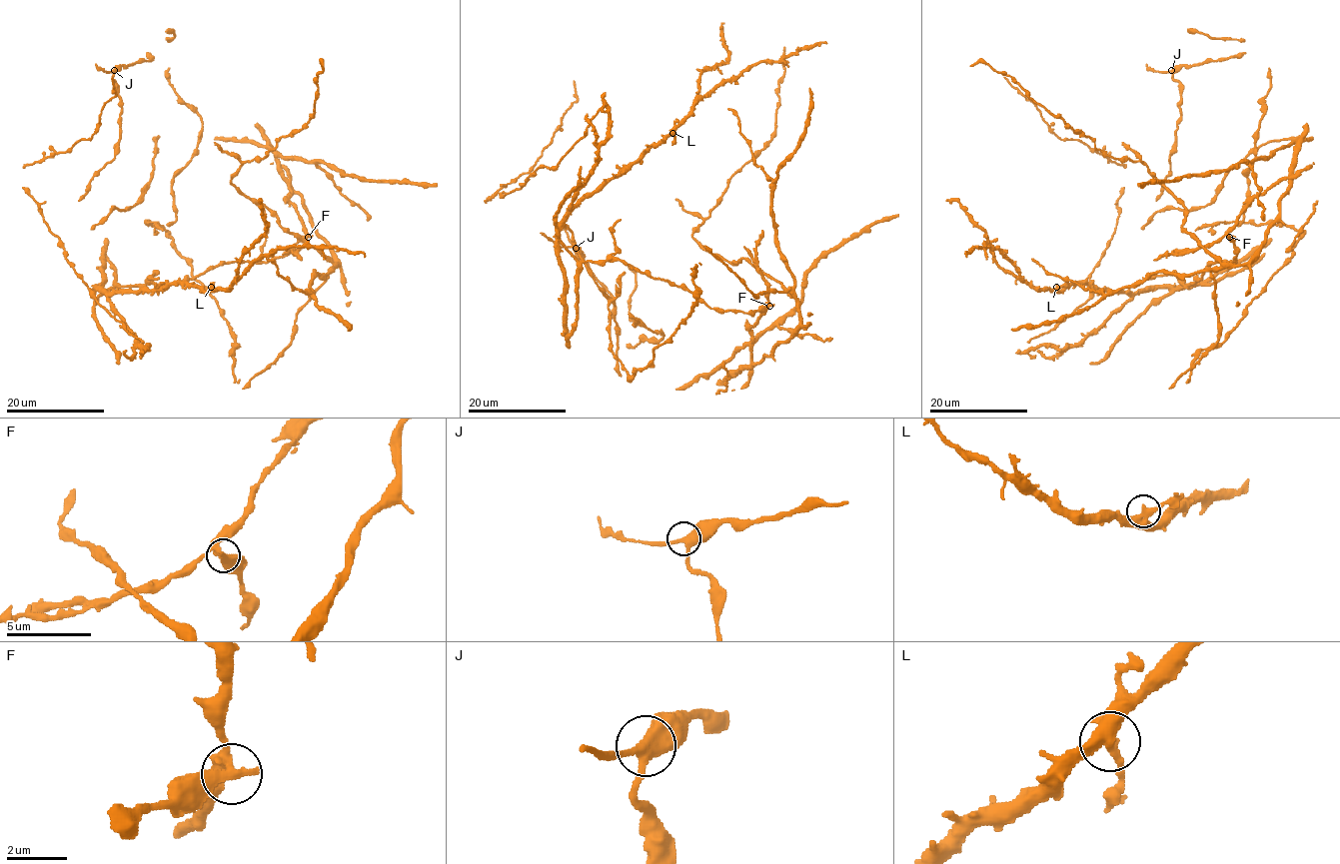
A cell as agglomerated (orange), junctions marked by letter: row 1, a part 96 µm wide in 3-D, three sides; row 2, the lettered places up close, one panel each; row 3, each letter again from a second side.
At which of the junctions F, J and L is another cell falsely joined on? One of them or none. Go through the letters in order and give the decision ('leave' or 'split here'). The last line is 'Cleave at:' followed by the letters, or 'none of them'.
F: leave
J: leave
L: leave
Cleave at: none of them

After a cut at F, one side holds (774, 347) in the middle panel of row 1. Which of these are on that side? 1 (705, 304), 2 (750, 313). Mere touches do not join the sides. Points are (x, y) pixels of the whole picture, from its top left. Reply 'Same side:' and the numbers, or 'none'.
Same side: none

